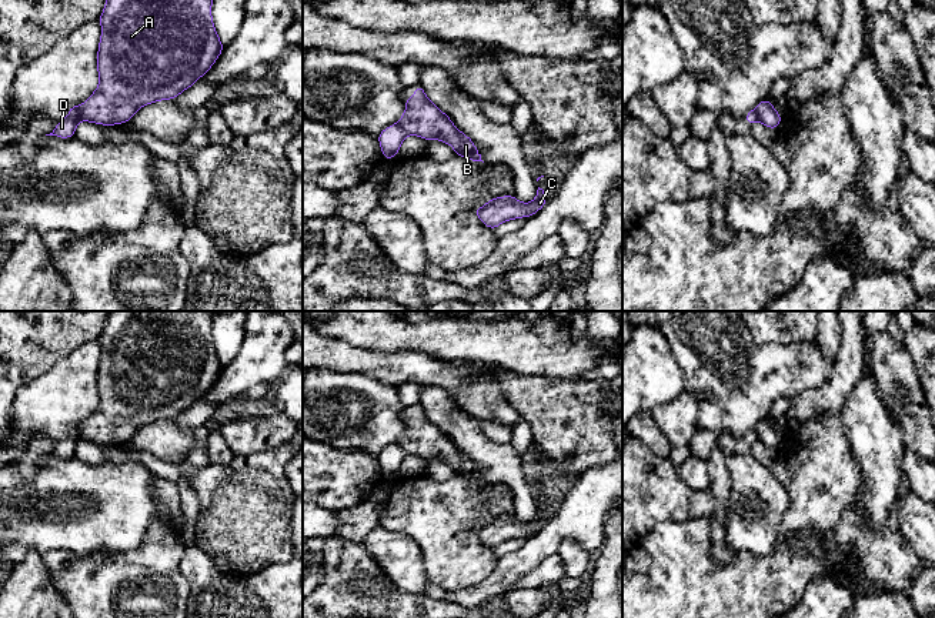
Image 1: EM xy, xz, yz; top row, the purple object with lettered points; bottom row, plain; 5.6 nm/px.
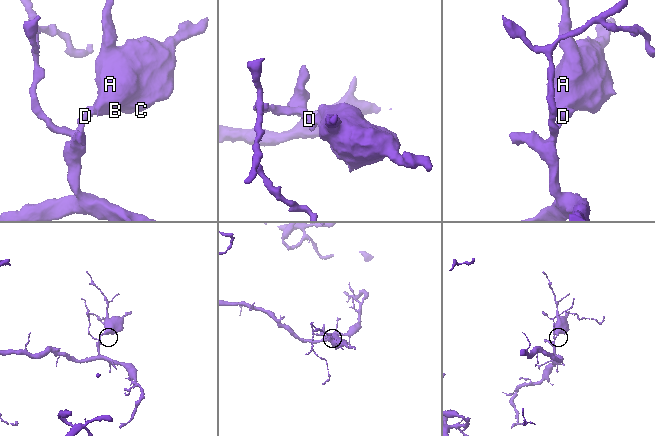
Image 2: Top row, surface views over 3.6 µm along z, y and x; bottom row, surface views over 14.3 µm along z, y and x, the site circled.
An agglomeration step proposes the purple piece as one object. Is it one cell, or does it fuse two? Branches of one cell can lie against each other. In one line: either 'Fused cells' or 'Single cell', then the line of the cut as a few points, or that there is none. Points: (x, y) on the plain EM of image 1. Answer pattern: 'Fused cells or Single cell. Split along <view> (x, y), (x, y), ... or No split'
Fused cells. Split along xy (83, 426), (79, 440)

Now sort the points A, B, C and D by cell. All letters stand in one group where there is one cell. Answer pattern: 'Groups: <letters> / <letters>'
Groups: A B C / D

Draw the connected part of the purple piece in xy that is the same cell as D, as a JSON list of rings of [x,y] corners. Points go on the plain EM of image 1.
[[[81,424],[71,425],[64,440],[57,441],[54,450],[46,455],[56,455],[59,458],[71,458],[76,454],[76,447],[80,441]]]

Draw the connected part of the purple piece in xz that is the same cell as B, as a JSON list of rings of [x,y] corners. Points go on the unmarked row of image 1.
[[[421,404],[405,421],[405,431],[397,441],[407,455],[425,458],[428,462],[440,460],[451,465],[455,475],[482,481],[474,461],[460,451],[453,440],[441,431],[427,415]]]

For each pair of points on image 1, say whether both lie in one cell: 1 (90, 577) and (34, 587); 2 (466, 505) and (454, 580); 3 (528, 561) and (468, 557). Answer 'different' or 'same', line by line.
1: different
2: same
3: different

